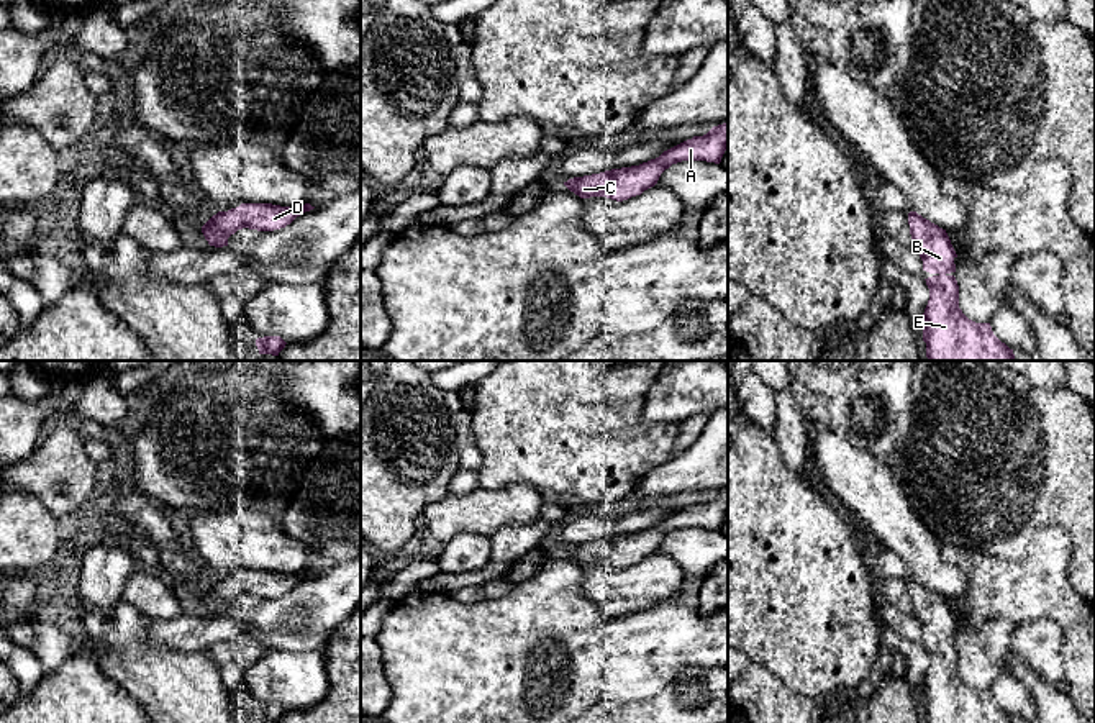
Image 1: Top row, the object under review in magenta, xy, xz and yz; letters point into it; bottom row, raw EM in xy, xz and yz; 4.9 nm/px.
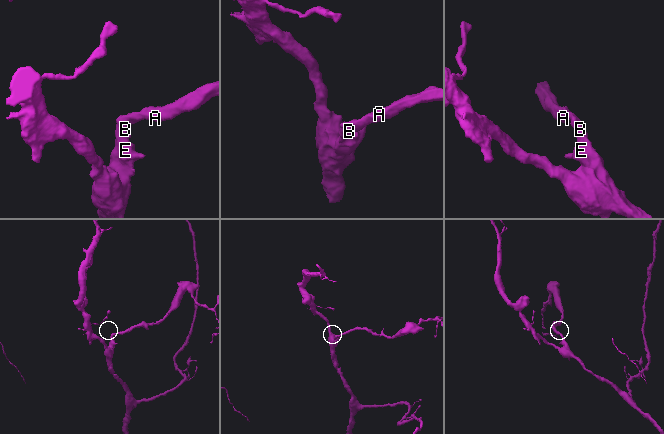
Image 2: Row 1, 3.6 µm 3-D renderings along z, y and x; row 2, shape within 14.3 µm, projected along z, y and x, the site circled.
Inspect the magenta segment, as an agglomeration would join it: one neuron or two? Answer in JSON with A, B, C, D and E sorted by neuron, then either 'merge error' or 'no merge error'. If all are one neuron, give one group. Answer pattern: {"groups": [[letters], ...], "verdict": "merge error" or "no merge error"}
{"groups": [["A", "B", "C", "D", "E"]], "verdict": "no merge error"}

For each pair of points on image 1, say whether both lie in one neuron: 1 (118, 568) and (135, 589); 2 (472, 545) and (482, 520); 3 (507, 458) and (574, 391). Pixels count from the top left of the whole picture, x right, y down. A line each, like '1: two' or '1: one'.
1: two
2: two
3: one

